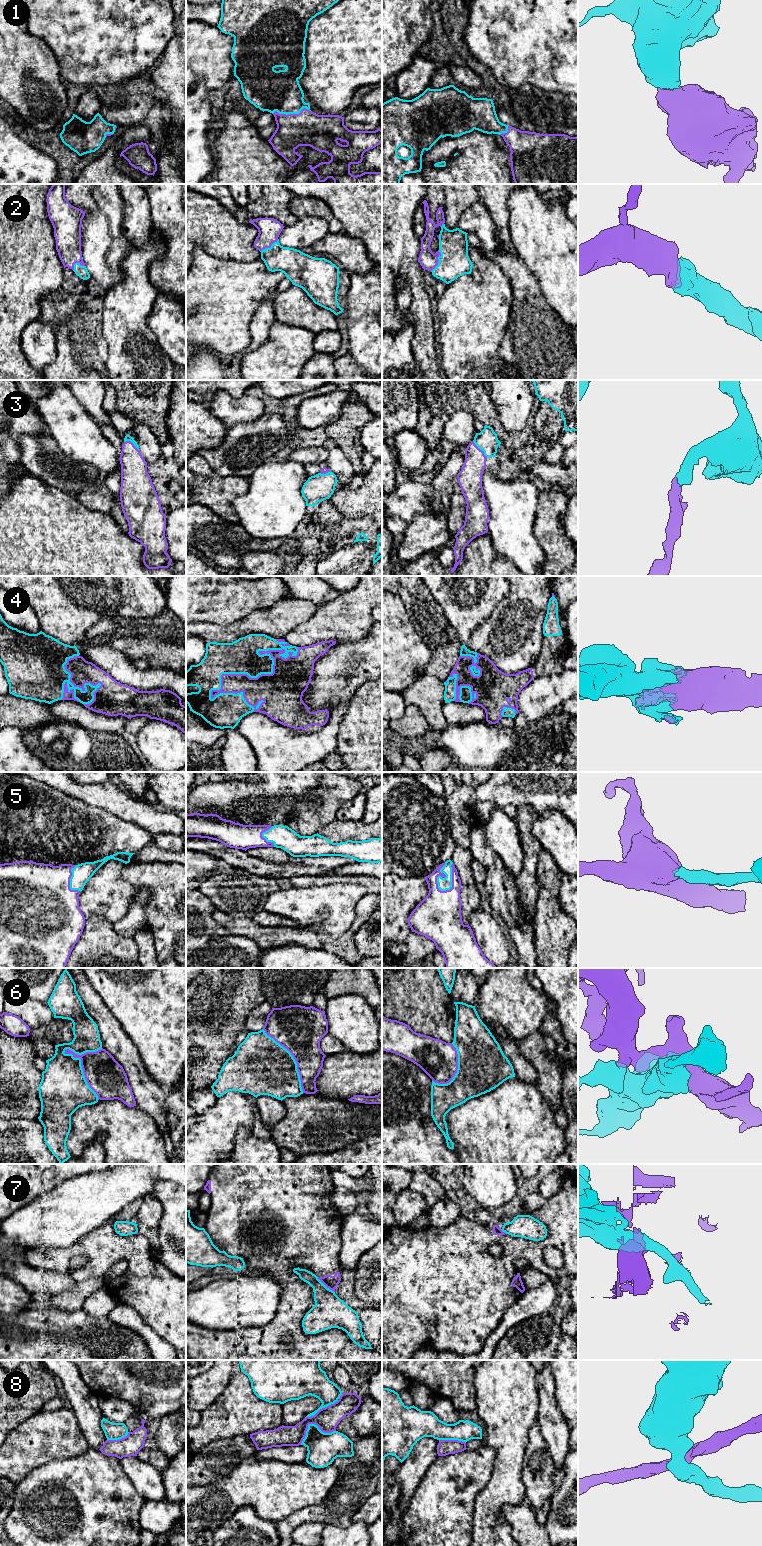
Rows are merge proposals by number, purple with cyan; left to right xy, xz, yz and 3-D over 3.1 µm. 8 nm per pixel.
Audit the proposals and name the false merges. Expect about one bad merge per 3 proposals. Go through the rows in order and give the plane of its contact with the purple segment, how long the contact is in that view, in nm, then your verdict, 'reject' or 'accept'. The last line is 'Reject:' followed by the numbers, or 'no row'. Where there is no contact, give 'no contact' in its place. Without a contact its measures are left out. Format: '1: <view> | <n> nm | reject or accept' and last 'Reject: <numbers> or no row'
1: xz | 320 nm | accept
2: yz | 190 nm | accept
3: yz | 170 nm | accept
4: xz | 800 nm | accept
5: yz | 240 nm | accept
6: xy | 480 nm | reject
7: xz | 190 nm | reject
8: xz | 300 nm | reject
Reject: 6, 7, 8

